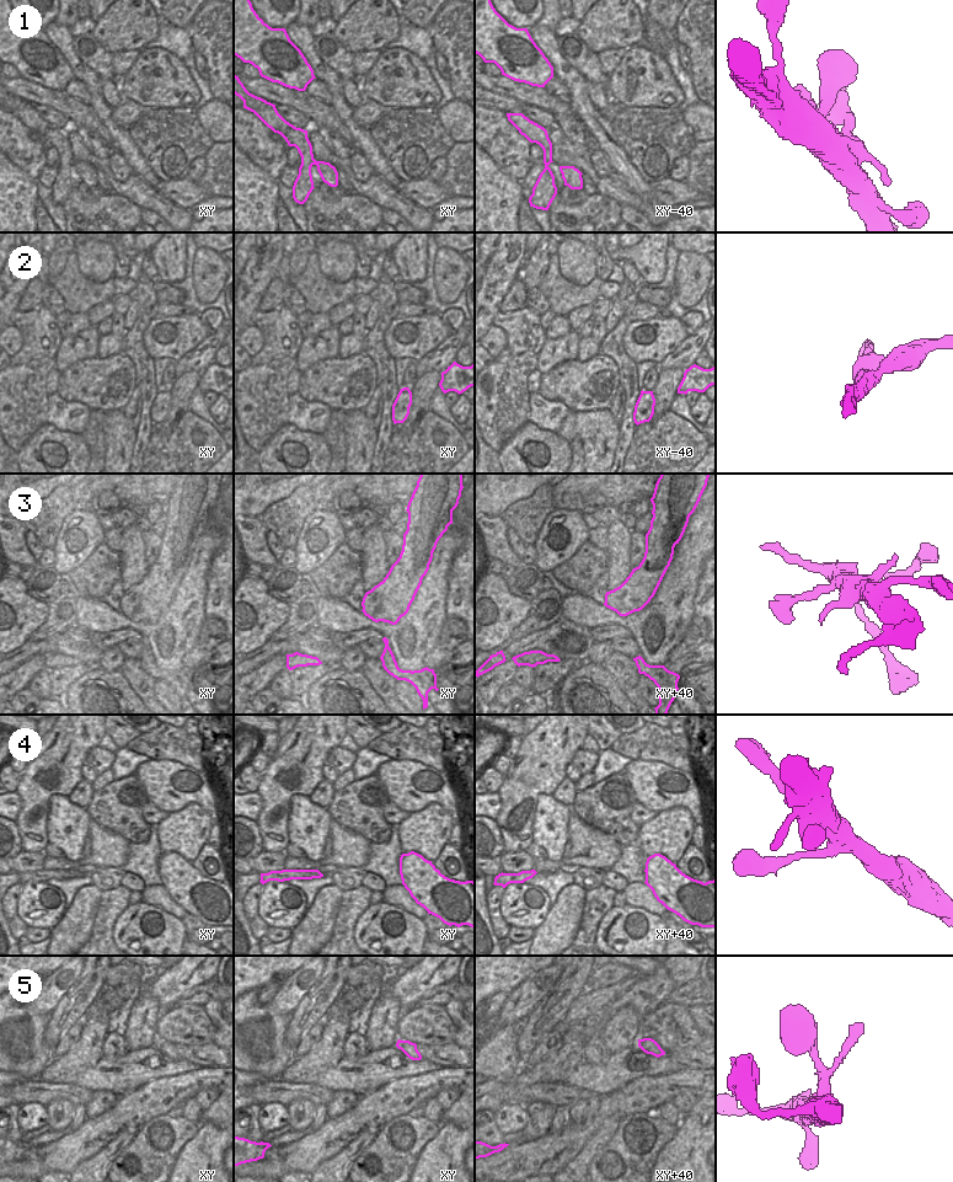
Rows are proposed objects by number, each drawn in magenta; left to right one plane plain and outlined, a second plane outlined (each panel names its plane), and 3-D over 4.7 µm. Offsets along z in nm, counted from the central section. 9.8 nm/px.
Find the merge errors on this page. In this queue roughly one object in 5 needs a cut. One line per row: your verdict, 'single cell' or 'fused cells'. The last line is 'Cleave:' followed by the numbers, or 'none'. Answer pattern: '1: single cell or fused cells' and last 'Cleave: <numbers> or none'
1: single cell
2: single cell
3: single cell
4: single cell
5: single cell
Cleave: none

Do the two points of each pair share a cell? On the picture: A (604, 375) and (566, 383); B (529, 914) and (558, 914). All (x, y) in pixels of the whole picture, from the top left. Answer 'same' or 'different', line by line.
A: same
B: different

